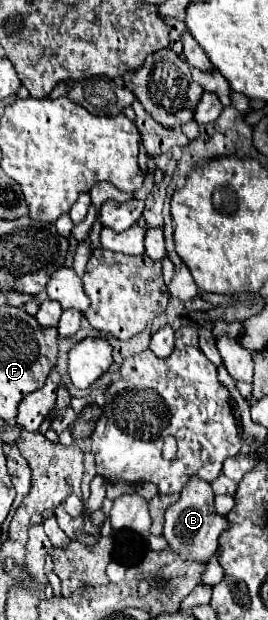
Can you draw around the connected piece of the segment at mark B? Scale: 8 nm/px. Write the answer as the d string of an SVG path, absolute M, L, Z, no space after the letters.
M193 475L183 485L183 489L179 493L179 501L167 507L163 537L167 539L169 547L173 547L173 551L177 551L181 557L193 559L193 561L203 561L203 563L207 563L213 557L213 553L219 545L221 533L229 527L227 517L219 517L219 521L217 521L217 513L213 509L213 499L215 499L215 493L213 493L211 485L203 479L199 479L197 475Z

